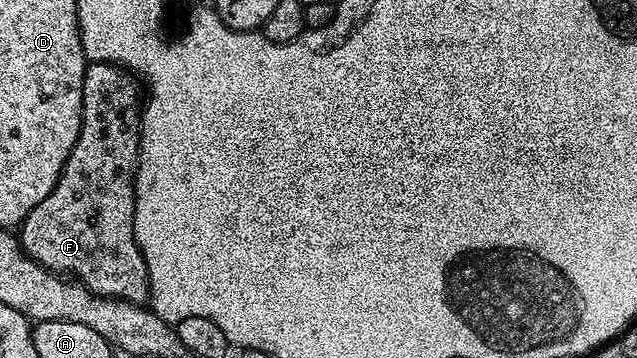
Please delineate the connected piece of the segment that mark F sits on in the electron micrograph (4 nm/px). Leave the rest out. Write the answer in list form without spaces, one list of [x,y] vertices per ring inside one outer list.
[[[88,63],[77,142],[57,186],[23,219],[17,239],[24,252],[50,272],[78,280],[97,296],[146,305],[151,283],[133,234],[140,123],[140,81],[117,64]]]

